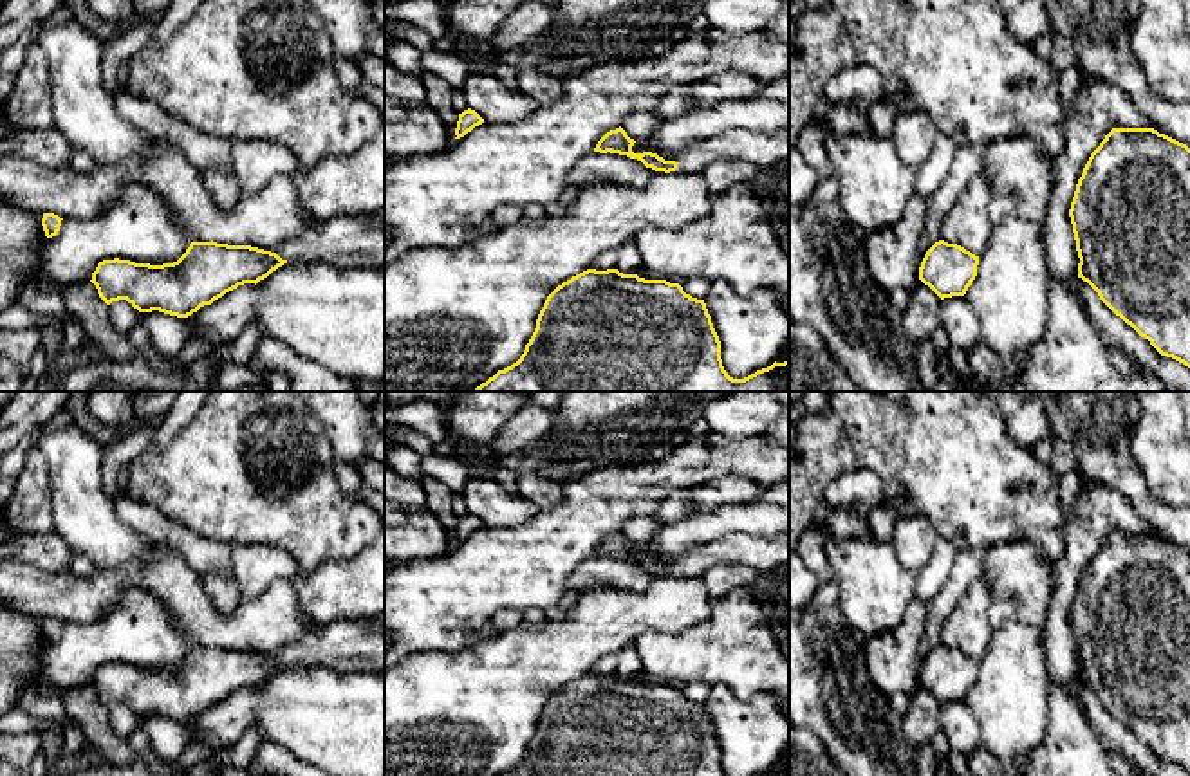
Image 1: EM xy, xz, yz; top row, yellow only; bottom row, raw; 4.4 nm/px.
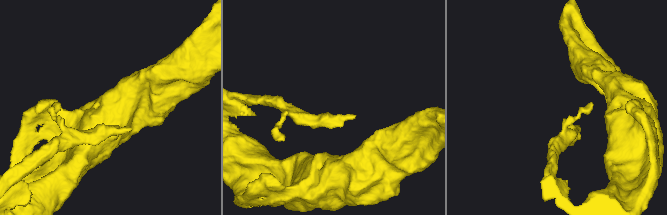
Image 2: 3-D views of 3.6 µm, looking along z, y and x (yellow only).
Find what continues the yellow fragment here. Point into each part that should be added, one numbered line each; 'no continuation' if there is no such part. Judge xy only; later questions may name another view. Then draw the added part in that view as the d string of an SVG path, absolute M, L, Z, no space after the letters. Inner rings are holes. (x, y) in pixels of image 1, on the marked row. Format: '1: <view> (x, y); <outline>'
1: xy (343, 240); M385 211L334 217L285 240L276 254L291 263L327 262L334 267L385 267Z

